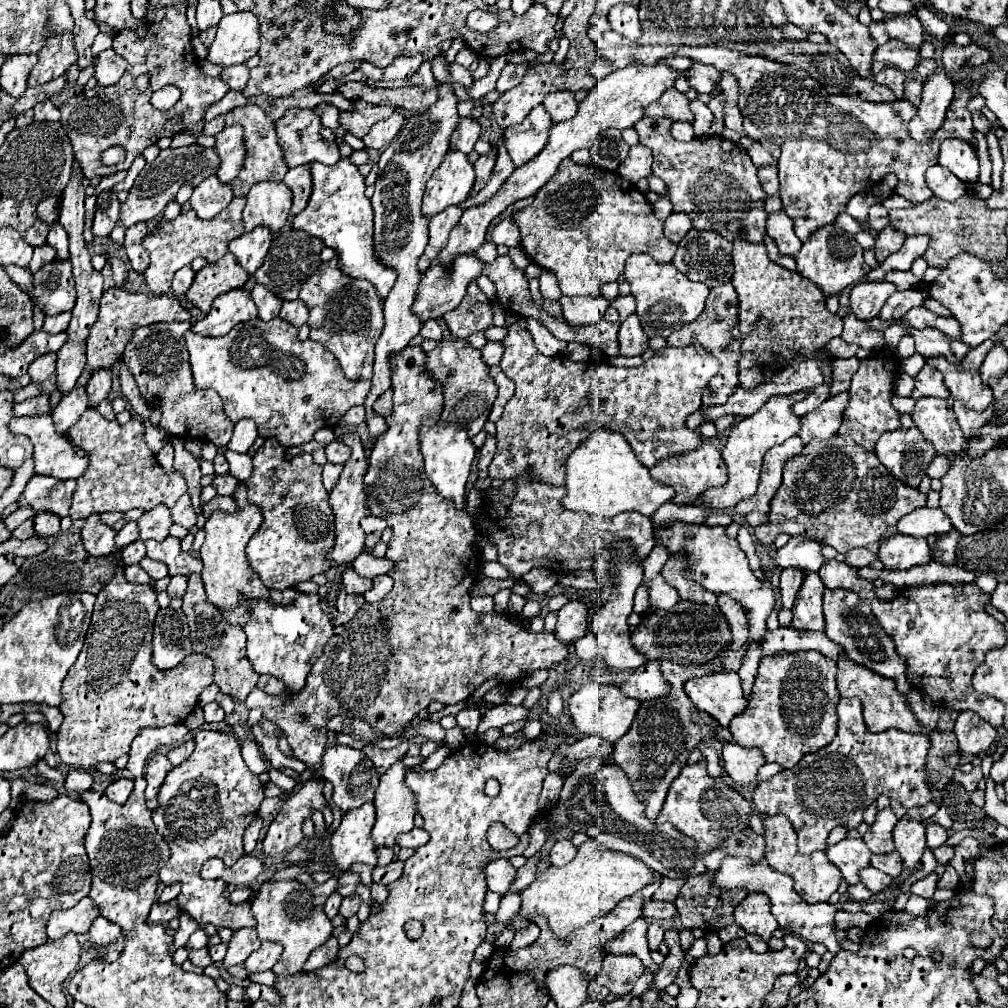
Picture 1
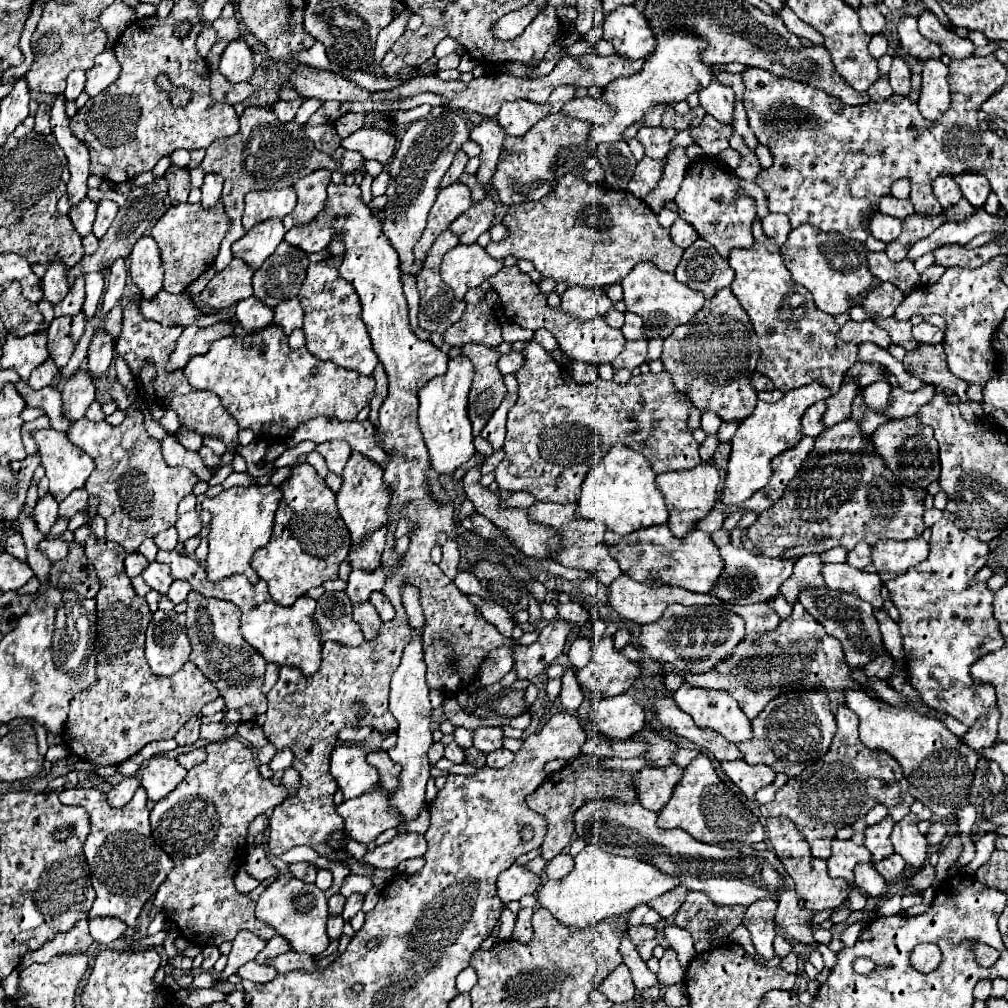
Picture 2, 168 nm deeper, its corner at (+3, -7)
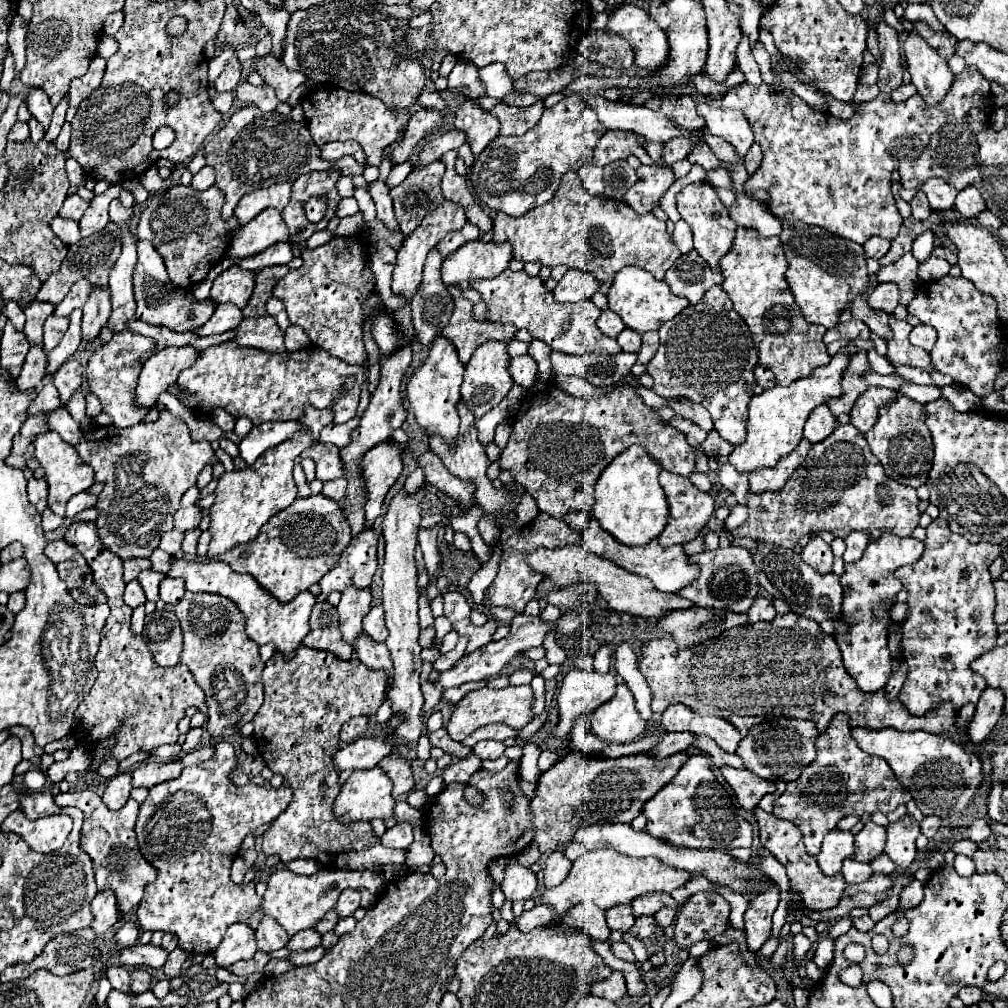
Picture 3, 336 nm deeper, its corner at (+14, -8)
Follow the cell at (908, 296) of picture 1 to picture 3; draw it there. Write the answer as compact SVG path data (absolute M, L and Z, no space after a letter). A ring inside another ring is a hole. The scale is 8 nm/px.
M945 275L925 285L913 301L907 303L907 313L937 329L931 363L939 373L949 375L955 383L963 385L977 397L987 397L993 391L993 381L997 371L1003 367L1005 355L1005 335L997 317L997 301L993 295L983 295L973 281L965 277Z

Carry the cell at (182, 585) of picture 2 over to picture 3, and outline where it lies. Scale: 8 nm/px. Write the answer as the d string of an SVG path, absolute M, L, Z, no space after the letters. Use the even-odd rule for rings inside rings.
M165 577L161 581L161 587L159 587L161 601L175 605L175 603L181 601L183 593L185 593L185 583L181 579L169 579L169 577Z

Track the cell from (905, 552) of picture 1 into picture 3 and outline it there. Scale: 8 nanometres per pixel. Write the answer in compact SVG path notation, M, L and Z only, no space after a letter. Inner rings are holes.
M891 533L881 535L879 539L871 541L863 553L863 557L853 563L845 565L845 573L841 575L841 585L845 589L845 601L841 615L851 621L851 627L845 635L835 637L847 673L857 681L861 691L879 691L885 687L889 673L891 673L891 655L887 649L887 635L889 635L889 601L901 591L901 583L895 579L895 571L901 565L915 563L923 553L923 543L907 537L893 537Z

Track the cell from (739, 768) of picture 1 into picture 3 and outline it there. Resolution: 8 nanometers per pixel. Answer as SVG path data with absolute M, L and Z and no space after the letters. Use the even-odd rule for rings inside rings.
M725 765L725 767L721 767L721 773L723 773L725 781L733 787L735 797L743 809L755 809L757 801L763 795L775 791L775 785L771 781L757 777L755 773L747 771L747 769L735 769L735 767Z

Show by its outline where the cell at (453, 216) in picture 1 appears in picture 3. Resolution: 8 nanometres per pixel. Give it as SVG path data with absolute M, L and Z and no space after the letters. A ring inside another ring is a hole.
M437 247L427 255L423 281L411 299L411 319L417 331L417 339L423 345L431 345L435 337L443 331L453 315L453 297L441 281L443 257Z

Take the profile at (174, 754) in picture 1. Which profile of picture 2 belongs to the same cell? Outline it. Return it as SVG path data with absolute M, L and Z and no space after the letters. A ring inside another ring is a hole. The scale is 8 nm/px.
M204 746L192 748L192 750L184 752L184 754L180 754L176 760L178 760L186 770L190 770L190 768L194 768L194 766L198 766L200 762L206 760L206 748L204 748Z

